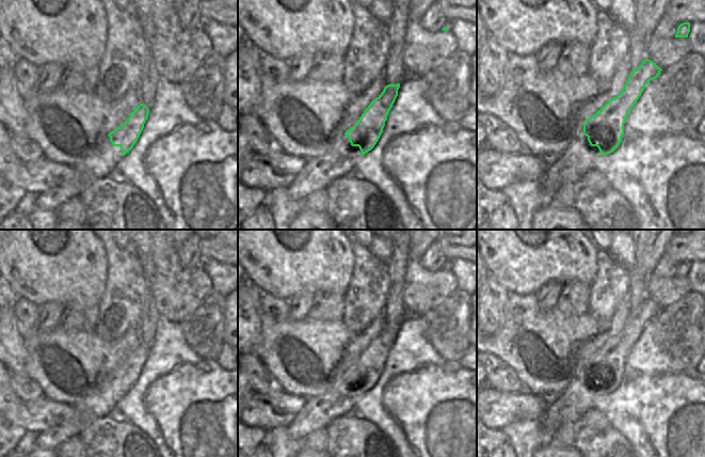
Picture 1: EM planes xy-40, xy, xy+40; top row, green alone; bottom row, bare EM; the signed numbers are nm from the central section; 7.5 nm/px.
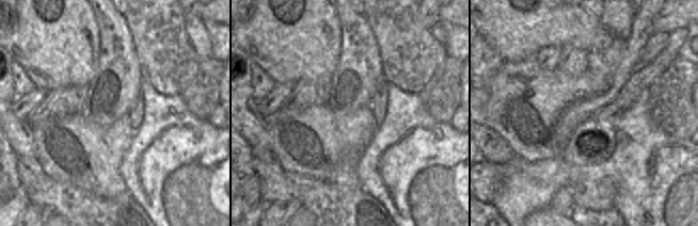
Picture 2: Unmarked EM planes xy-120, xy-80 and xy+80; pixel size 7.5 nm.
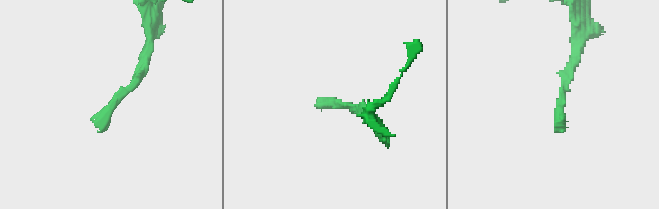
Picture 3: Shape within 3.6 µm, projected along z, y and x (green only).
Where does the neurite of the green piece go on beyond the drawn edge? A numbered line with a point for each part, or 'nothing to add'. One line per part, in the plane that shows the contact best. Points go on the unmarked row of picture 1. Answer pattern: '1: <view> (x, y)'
1: xy+40 (577, 398)

